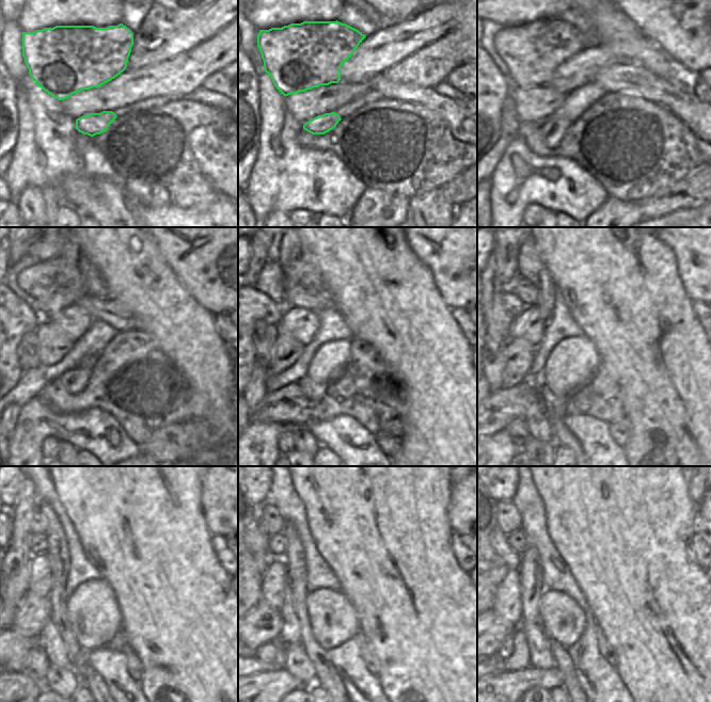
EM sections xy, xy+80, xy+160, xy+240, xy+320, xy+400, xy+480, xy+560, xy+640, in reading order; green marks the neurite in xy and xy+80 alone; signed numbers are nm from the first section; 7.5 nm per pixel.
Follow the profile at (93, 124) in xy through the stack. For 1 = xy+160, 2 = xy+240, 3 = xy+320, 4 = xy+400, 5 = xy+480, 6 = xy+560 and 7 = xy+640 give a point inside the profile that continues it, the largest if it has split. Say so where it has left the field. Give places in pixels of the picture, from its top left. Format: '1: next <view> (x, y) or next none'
1: next xy+160 (552, 130)
2: next xy+240 (74, 381)
3: next xy+320 (313, 389)
4: next xy+400 (554, 407)
5: next xy+480 (88, 676)
6: next none
7: next none

